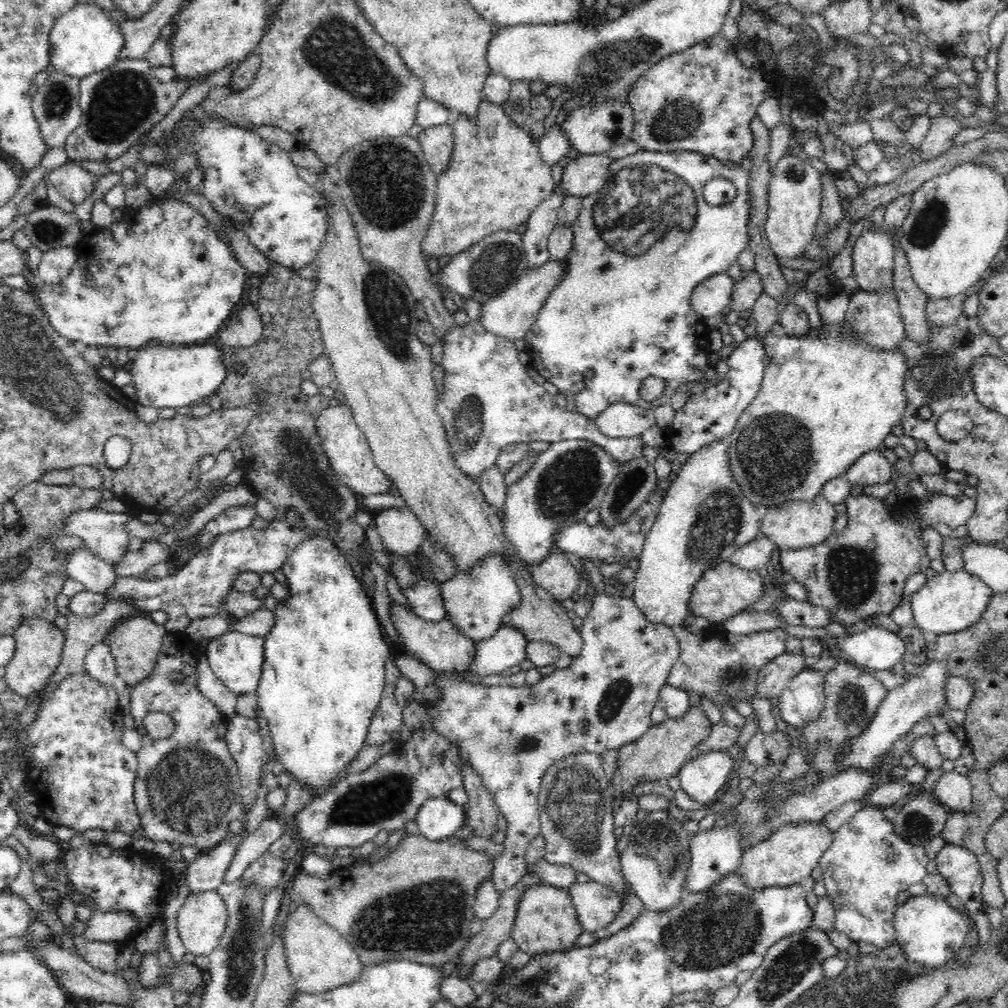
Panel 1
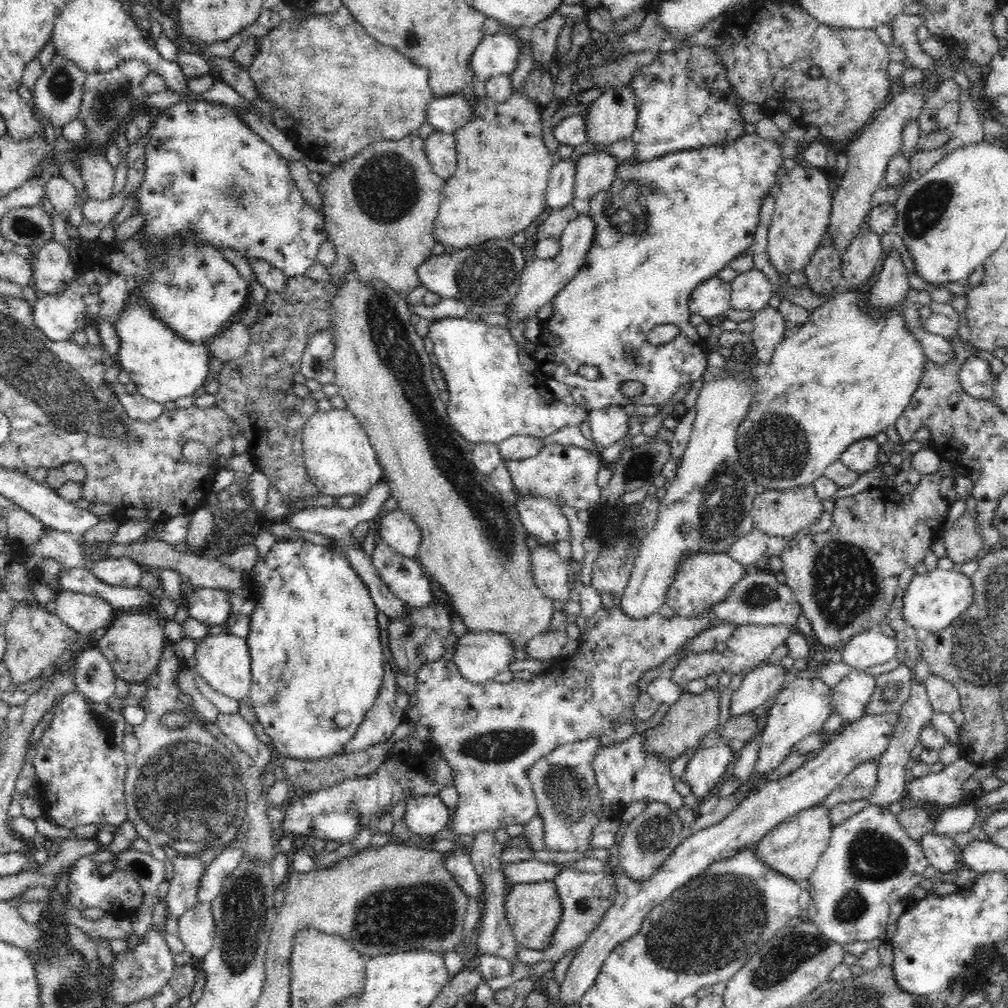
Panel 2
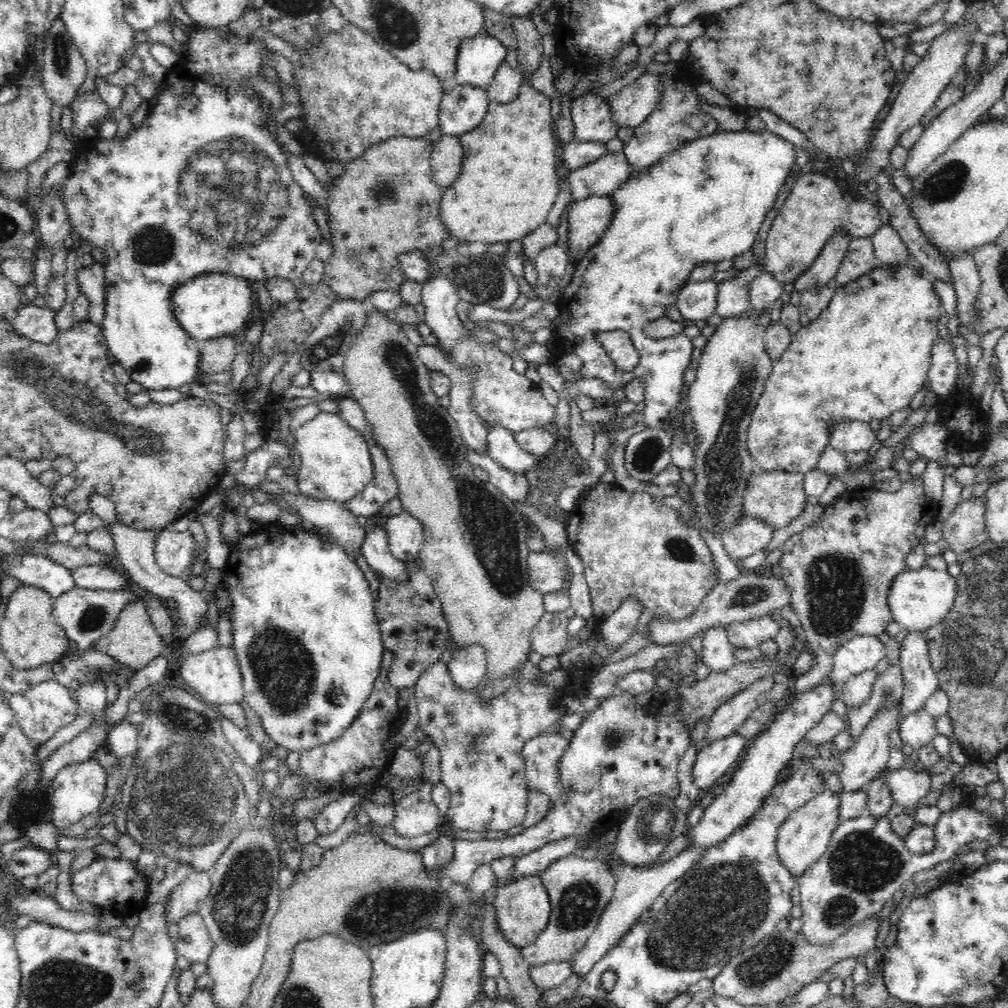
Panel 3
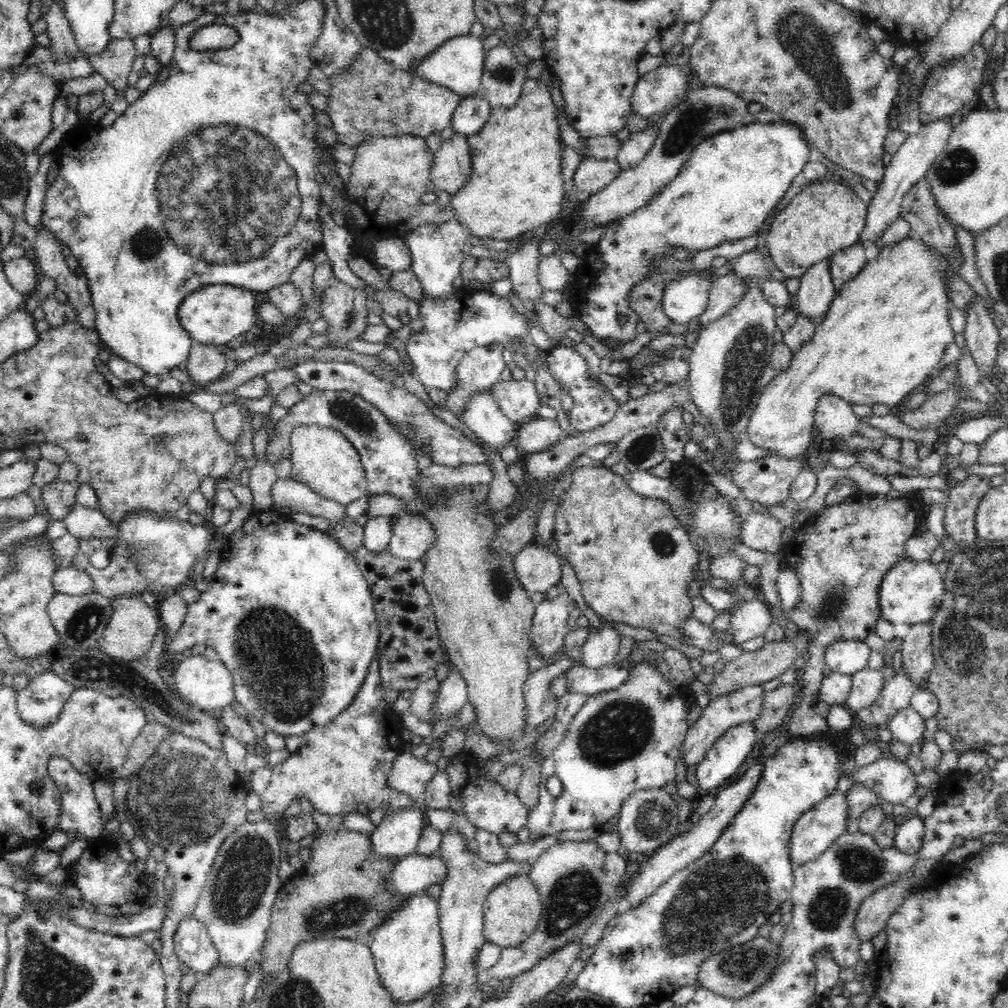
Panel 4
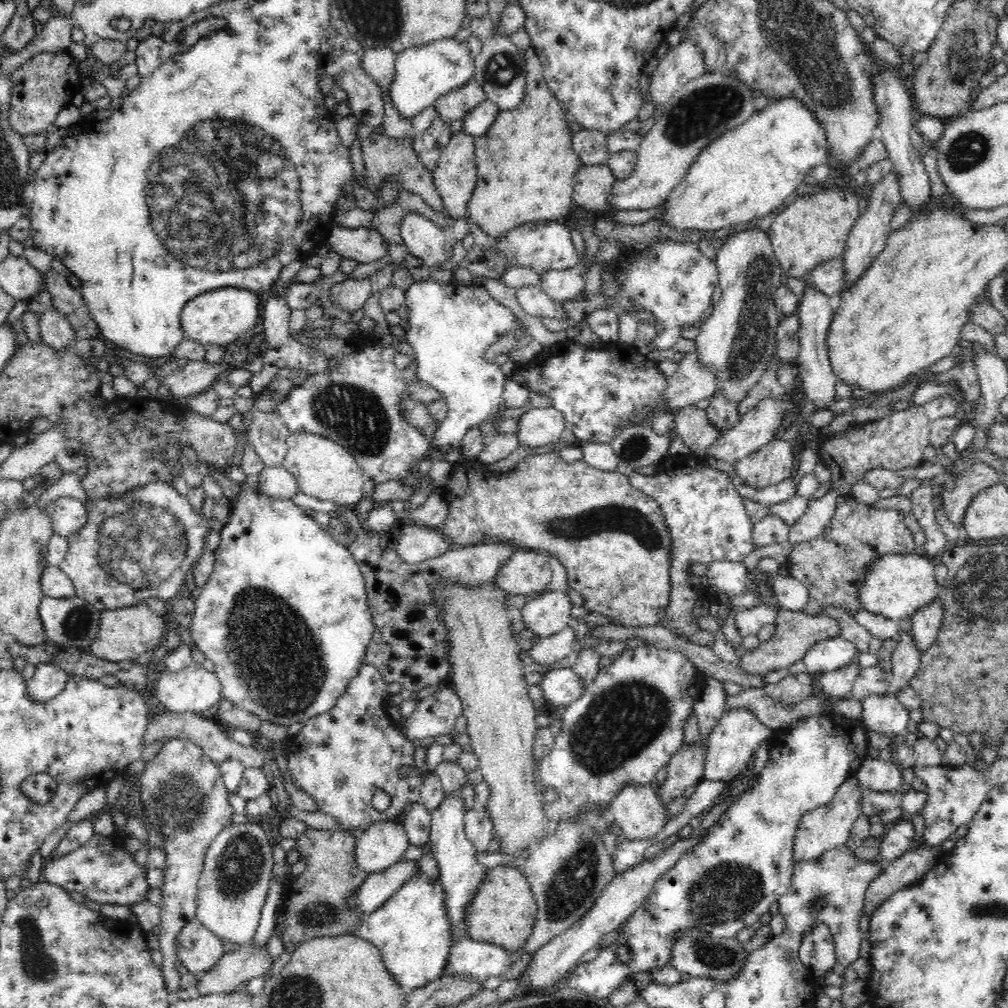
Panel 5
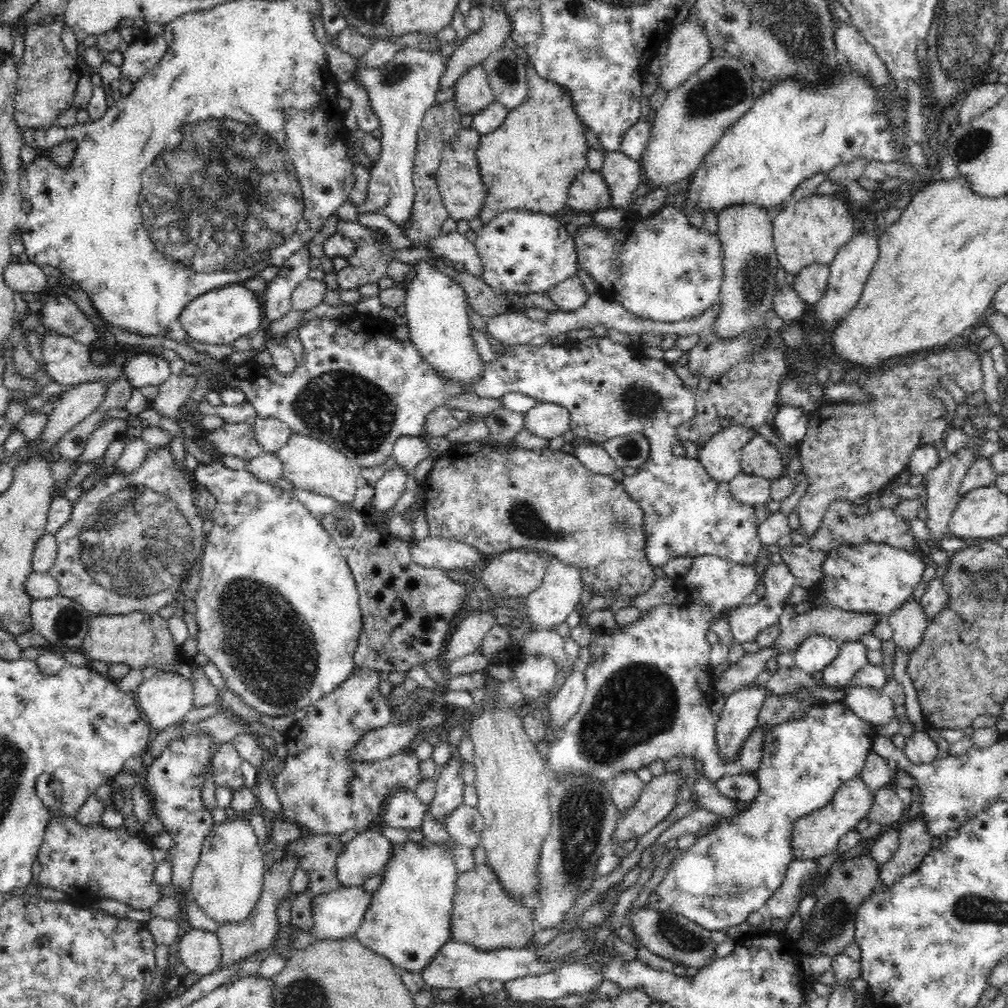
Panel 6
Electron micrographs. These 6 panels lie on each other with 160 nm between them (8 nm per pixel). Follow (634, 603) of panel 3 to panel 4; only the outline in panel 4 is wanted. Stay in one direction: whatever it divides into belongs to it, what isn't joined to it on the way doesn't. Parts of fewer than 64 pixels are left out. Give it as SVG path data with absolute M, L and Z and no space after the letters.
M608 621L596 628L581 646L582 665L588 669L596 669L615 664L616 653L620 650L618 646L621 636L614 627L608 625Z

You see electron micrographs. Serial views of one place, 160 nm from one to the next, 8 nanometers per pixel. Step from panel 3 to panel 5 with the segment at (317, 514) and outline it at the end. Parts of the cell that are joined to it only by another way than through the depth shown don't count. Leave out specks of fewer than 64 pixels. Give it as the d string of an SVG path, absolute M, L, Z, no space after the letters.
M264 466L259 476L259 489L262 493L282 499L292 499L299 492L297 480L284 466Z

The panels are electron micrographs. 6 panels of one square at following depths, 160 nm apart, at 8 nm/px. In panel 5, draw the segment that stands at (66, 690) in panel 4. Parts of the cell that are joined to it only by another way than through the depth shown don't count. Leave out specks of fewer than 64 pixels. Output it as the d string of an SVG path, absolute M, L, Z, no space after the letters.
M38 664L35 666L36 672L32 679L27 682L27 692L33 702L48 702L54 696L60 695L66 688L69 675L58 665Z

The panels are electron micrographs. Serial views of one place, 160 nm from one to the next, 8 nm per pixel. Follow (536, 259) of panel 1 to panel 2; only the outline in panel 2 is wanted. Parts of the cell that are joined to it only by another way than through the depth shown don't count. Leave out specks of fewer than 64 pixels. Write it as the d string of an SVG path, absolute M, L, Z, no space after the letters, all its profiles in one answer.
M574 153L570 158L562 158L553 165L546 192L547 209L556 212L572 203L575 192L574 170L580 156Z

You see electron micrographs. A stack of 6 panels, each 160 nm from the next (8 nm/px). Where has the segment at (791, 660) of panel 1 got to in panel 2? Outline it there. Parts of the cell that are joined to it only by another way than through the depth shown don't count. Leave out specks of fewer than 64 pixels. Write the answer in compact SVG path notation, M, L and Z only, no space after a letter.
M762 664L744 676L744 681L740 688L732 694L732 704L730 704L731 717L738 717L750 712L755 708L764 707L773 701L776 694L790 681L793 672L786 672L783 667Z

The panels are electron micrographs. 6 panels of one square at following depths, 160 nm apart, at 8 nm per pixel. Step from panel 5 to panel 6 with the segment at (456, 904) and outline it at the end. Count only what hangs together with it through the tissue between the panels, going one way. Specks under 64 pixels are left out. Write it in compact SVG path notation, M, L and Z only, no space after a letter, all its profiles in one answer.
M450 757L449 761L441 768L436 775L436 792L433 802L429 805L429 811L435 820L443 824L456 808L464 804L465 785L460 777L460 759Z

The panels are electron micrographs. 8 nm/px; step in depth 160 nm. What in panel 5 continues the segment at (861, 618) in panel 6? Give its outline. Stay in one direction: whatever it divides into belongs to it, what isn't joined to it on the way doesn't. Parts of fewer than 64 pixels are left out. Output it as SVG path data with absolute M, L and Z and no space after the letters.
M780 609L775 620L775 633L770 640L761 642L758 648L746 651L740 660L739 666L744 672L760 677L772 671L783 668L792 668L793 664L802 660L809 647L818 641L838 637L841 634L838 620L832 616L822 614L809 615L806 611L793 611Z

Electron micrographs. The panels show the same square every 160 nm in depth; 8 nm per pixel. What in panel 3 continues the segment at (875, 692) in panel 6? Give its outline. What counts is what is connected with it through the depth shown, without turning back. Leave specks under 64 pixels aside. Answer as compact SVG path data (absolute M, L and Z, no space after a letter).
M916 710L908 716L904 716L904 719L899 722L898 730L904 744L917 750L932 743L932 738L938 734L936 719L924 710Z

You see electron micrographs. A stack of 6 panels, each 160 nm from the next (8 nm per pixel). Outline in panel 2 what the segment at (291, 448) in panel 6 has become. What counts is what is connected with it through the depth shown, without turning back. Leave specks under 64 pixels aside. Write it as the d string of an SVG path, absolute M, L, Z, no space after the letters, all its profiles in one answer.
M336 409L314 413L304 425L302 431L303 457L306 462L306 471L312 484L316 485L320 495L340 497L350 494L365 495L373 484L385 476L385 471L380 467L378 455L370 443L370 437L358 419L347 409Z

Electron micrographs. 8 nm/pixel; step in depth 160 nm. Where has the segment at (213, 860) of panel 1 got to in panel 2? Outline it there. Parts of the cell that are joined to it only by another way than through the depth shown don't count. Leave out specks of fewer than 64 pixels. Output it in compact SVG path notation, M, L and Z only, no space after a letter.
M178 855L171 859L174 864L173 877L169 880L169 891L165 896L167 918L177 918L196 906L196 893L200 877L206 866L202 865L195 856Z

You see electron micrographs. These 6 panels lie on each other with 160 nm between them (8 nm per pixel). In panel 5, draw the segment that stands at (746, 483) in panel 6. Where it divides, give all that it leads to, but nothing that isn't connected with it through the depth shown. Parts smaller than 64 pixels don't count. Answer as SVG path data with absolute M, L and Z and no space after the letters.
M735 471L728 476L731 482L733 482L733 487L743 499L746 498L746 500L752 500L752 502L759 502L764 507L784 502L797 494L798 480L793 480L792 478L784 479L778 484L763 486L758 489L746 485Z

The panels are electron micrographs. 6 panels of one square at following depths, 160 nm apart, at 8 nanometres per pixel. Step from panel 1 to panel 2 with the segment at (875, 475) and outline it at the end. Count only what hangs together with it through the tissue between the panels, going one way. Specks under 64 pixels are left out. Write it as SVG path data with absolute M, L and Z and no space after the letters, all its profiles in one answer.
M863 438L853 442L841 455L841 462L859 474L880 468L878 451L880 446L875 439Z

